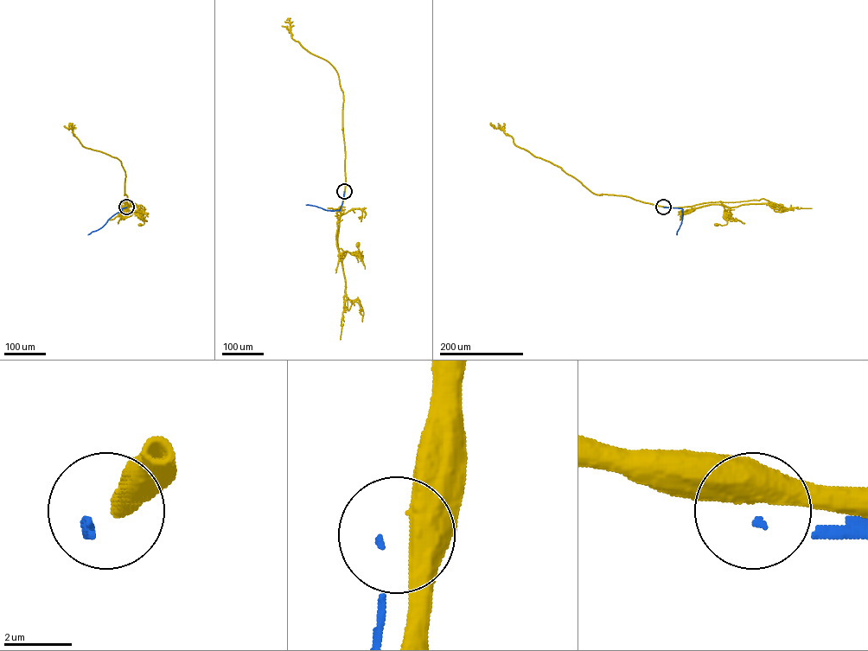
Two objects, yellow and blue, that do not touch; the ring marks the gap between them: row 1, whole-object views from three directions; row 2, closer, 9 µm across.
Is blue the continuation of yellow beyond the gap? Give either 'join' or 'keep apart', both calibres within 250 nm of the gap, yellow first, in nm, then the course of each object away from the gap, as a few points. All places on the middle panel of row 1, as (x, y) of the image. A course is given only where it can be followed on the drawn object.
keep apart | 900/120 nm | yellow via (344, 191), (338, 246), (343, 252), (344, 257), (347, 252), (352, 254), (358, 251), (361, 255), (357, 244) | blue via (344, 191), (340, 210), (306, 205)

